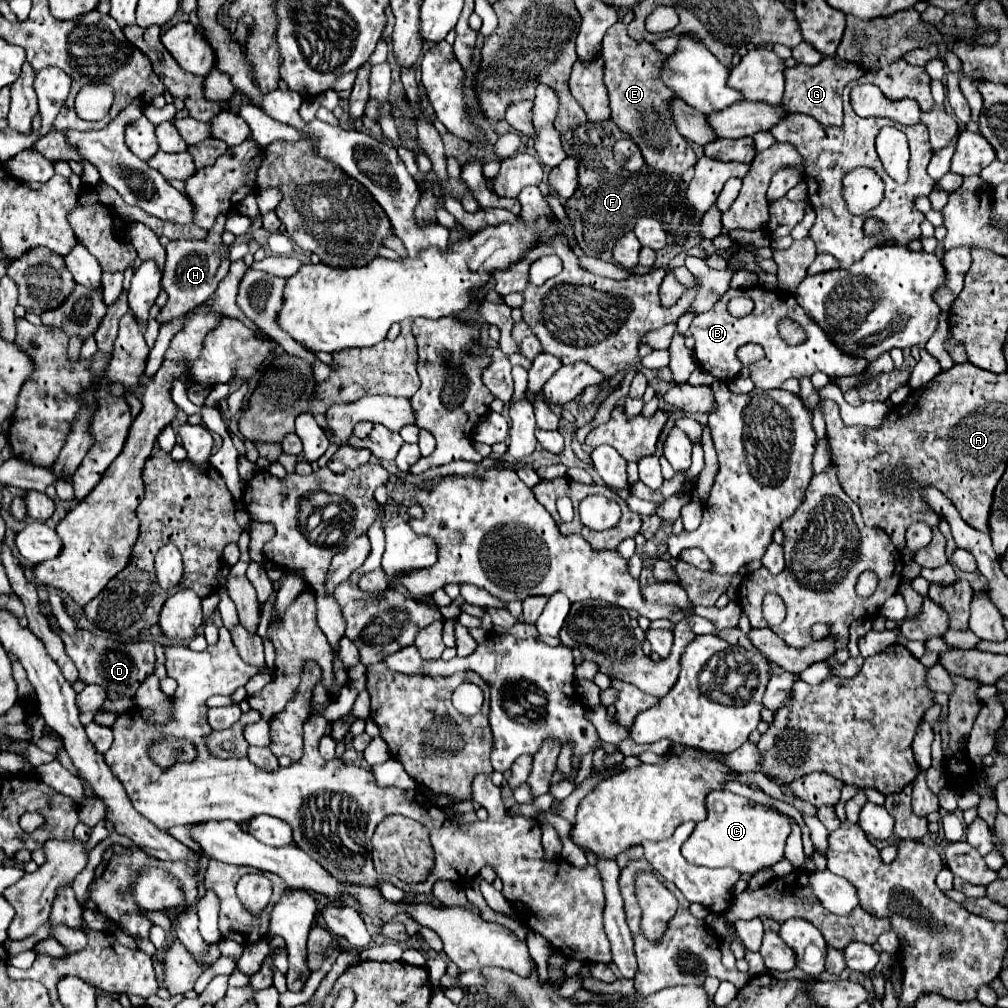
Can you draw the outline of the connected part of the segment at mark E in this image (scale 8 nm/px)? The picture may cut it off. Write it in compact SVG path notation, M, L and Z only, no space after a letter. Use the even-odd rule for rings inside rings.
M615 23L605 33L601 49L605 57L605 85L609 89L613 121L639 145L647 165L665 173L683 175L697 163L697 157L689 141L677 133L667 111L667 101L673 99L675 93L659 81L665 55L657 53L651 43L633 41L623 23Z

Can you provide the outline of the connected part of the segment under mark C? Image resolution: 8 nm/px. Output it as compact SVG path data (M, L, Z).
M711 791L707 795L707 819L697 823L691 837L683 843L681 853L693 865L733 867L739 873L755 873L783 859L783 847L791 833L787 817L749 803L731 791Z

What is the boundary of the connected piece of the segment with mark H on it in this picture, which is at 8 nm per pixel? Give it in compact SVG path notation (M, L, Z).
M219 215L217 225L213 229L209 229L209 237L205 241L171 241L165 247L167 249L167 267L163 273L161 287L167 291L169 301L161 309L161 315L157 317L159 323L181 317L187 311L201 305L217 289L219 281L227 275L231 261L229 261L229 249L221 241L223 225L225 225L225 215Z

